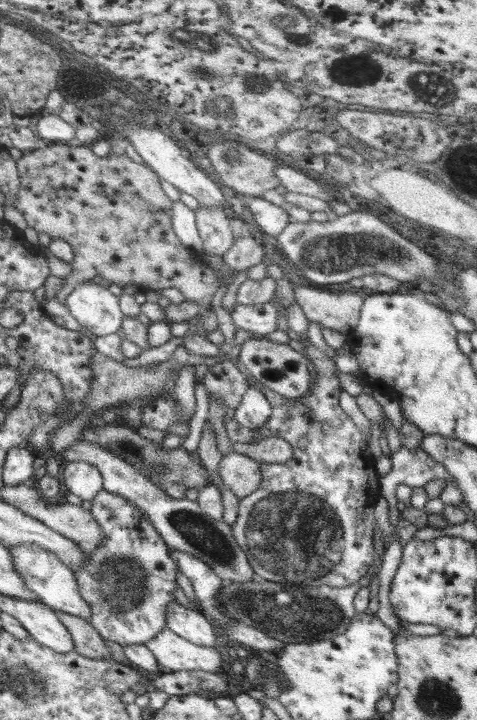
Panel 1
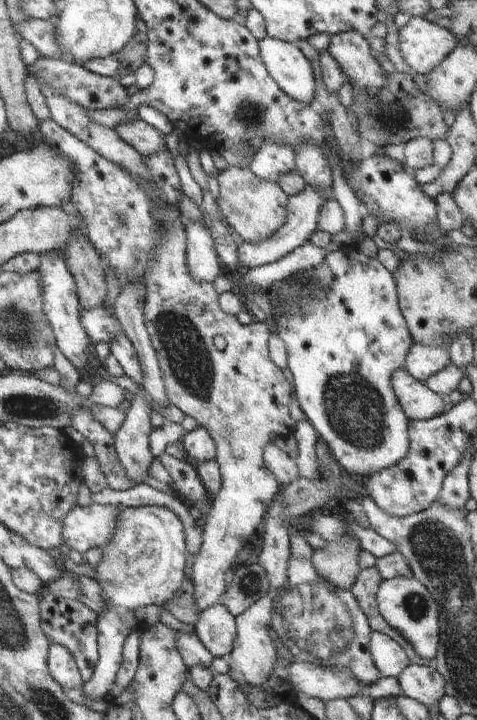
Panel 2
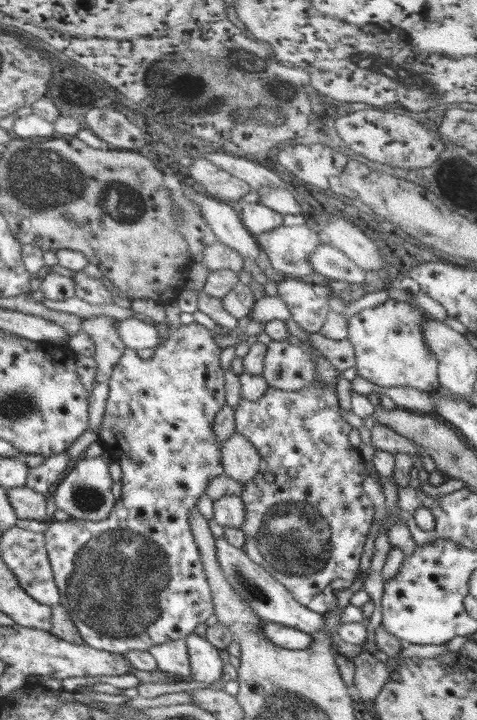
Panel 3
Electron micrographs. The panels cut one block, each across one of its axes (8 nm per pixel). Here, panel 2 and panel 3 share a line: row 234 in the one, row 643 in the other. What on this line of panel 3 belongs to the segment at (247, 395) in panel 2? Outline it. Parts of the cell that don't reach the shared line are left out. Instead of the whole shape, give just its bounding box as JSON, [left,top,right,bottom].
[147,639,192,676]

